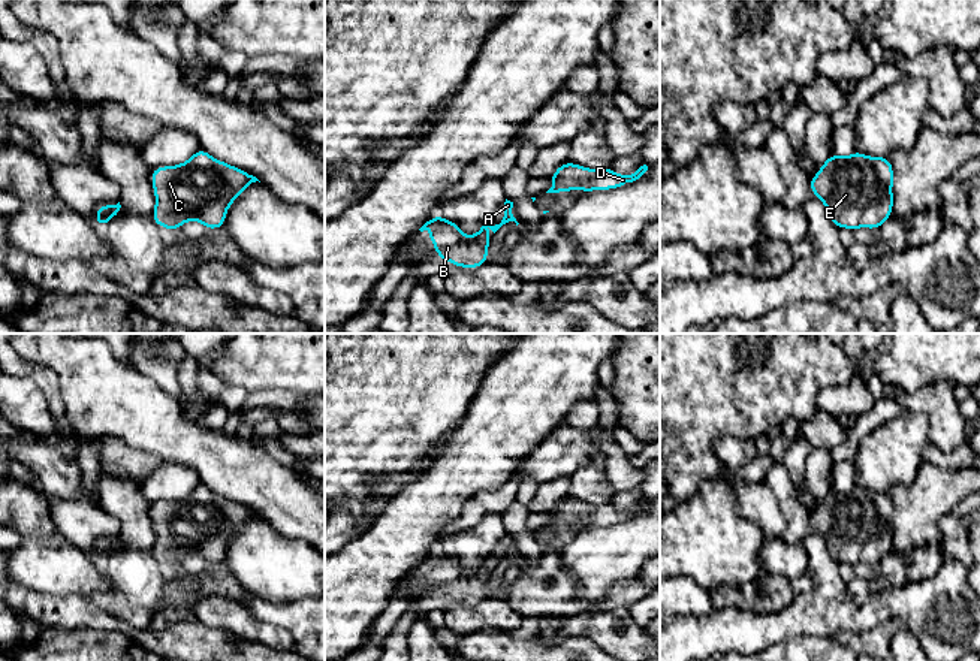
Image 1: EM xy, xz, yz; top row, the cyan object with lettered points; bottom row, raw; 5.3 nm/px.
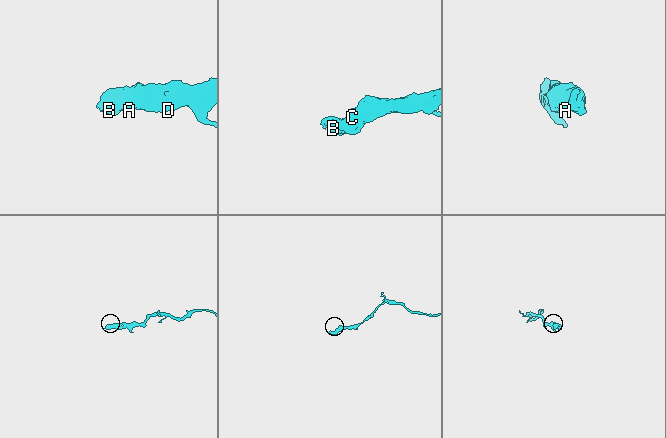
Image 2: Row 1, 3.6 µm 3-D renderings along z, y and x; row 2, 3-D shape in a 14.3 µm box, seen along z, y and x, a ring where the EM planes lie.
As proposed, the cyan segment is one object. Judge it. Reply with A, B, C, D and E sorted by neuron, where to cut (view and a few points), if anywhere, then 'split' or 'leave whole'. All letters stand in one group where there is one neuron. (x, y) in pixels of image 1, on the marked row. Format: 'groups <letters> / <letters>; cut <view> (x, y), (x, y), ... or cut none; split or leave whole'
groups A B C D E; cut none; leave whole

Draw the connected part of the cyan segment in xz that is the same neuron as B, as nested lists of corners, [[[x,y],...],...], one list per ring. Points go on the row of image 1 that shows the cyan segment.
[[[504,202],[504,217],[500,224],[492,224],[491,220],[480,227],[473,236],[465,236],[456,223],[440,217],[438,214],[428,220],[419,230],[431,230],[428,238],[435,245],[435,253],[440,259],[453,263],[455,266],[476,269],[488,262],[488,247],[491,236],[486,233],[489,227],[494,233],[506,223],[515,221],[512,214],[513,202]]]

